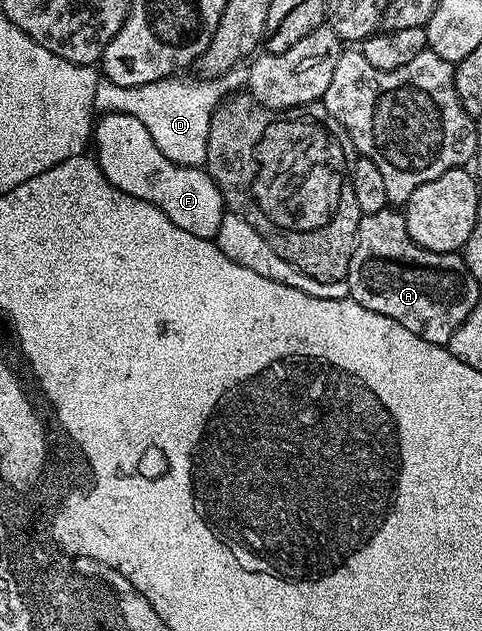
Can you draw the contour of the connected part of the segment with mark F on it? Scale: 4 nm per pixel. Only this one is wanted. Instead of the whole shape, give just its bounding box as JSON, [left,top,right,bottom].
[91,112,226,240]

